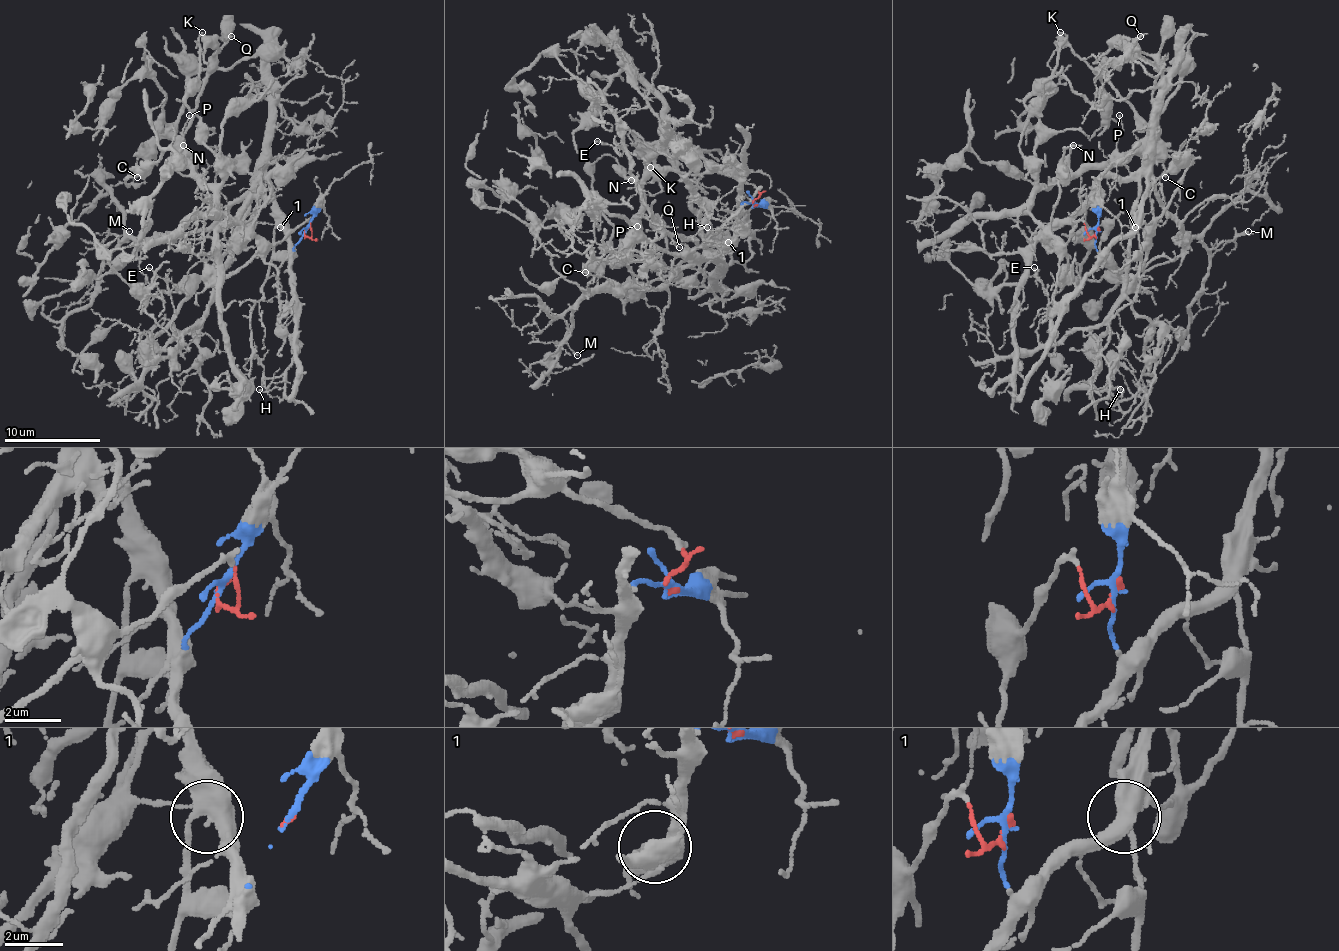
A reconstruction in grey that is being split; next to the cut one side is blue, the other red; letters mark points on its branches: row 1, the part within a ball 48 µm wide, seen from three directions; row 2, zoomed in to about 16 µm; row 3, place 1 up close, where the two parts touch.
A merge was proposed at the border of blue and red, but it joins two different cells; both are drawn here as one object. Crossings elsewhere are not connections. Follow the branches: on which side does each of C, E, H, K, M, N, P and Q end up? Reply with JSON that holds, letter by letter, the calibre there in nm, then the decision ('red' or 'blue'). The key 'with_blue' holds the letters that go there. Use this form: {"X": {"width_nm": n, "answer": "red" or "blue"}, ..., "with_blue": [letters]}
{"C": {"width_nm": 140, "answer": "red"}, "E": {"width_nm": 130, "answer": "blue"}, "H": {"width_nm": 80, "answer": "blue"}, "K": {"width_nm": 120, "answer": "red"}, "M": {"width_nm": 110, "answer": "blue"}, "N": {"width_nm": 200, "answer": "red"}, "P": {"width_nm": 110, "answer": "red"}, "Q": {"width_nm": 140, "answer": "red"}, "with_blue": ["E", "H", "M"]}

